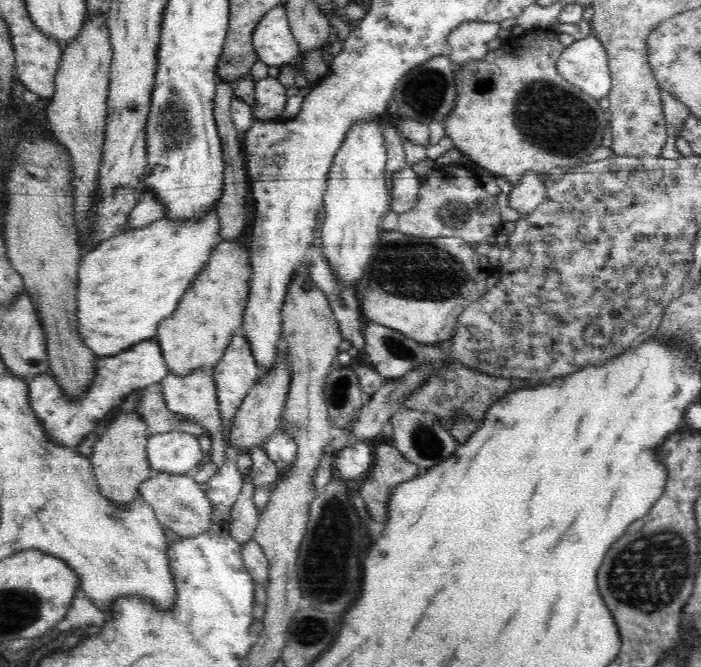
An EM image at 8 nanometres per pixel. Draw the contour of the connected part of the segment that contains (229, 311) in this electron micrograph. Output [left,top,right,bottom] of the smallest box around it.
[156,240,250,376]

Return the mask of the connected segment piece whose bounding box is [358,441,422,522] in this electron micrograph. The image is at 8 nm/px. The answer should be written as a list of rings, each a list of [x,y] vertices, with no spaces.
[[[391,443],[378,444],[373,447],[374,462],[369,474],[362,480],[358,494],[365,503],[366,510],[374,522],[388,520],[388,500],[392,490],[416,478],[422,471],[413,462],[410,462]]]

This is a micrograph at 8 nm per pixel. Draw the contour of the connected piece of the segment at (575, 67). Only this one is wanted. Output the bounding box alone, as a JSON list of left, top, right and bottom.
[556,34,611,99]

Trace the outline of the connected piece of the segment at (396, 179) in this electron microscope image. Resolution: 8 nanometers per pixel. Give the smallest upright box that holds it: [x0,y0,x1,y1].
[389,168,421,215]

